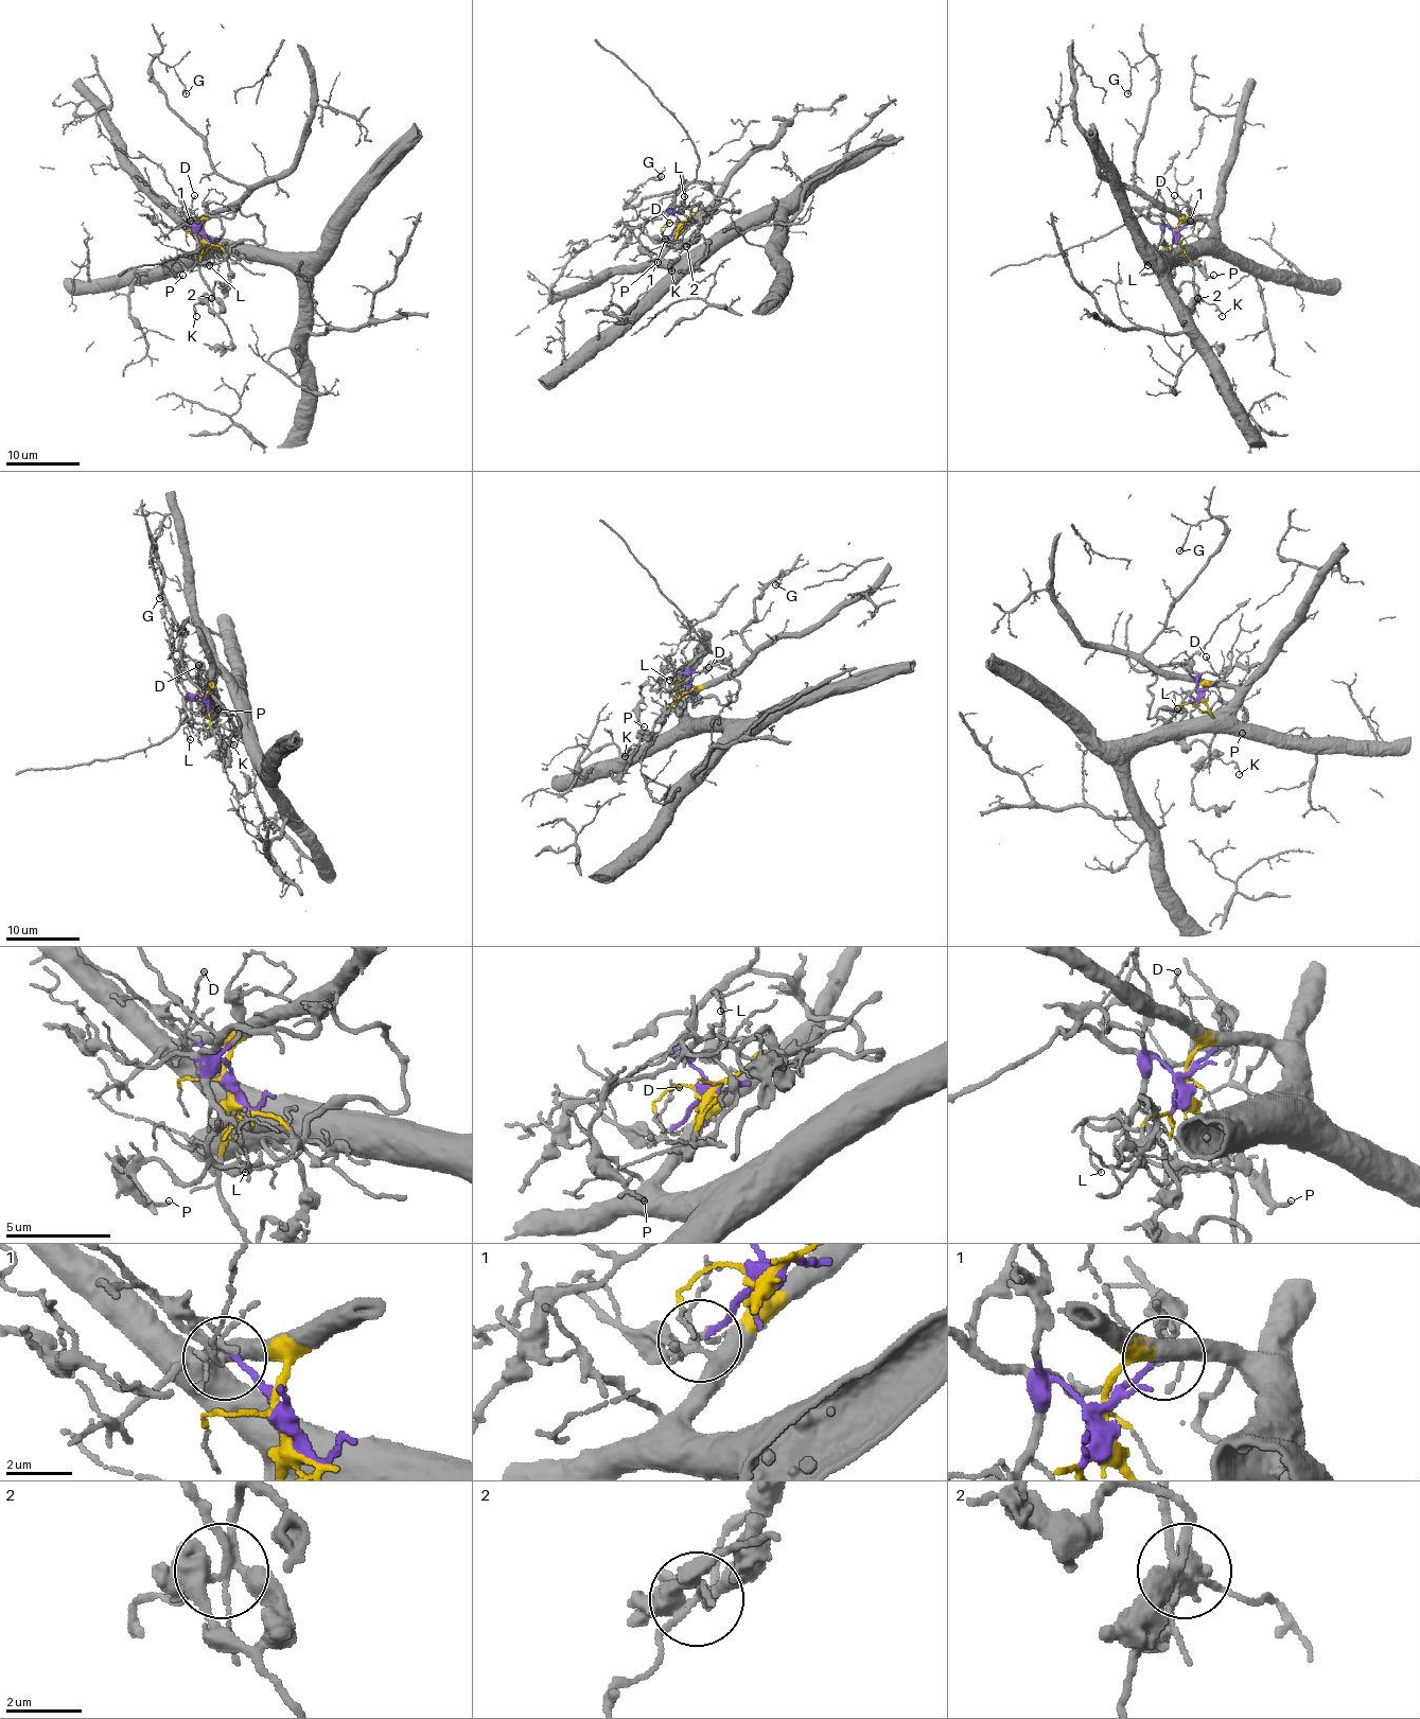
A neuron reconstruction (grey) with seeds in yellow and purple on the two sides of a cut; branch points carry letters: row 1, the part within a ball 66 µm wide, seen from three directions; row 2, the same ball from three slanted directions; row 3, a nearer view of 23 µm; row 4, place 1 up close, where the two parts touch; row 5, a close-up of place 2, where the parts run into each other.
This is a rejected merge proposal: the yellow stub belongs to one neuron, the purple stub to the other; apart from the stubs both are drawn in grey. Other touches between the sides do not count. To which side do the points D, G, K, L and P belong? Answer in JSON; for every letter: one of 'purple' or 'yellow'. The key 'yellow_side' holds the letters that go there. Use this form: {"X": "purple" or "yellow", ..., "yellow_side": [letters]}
{"D": "yellow", "G": "yellow", "K": "yellow", "L": "purple", "P": "purple", "yellow_side": ["D", "G", "K"]}

